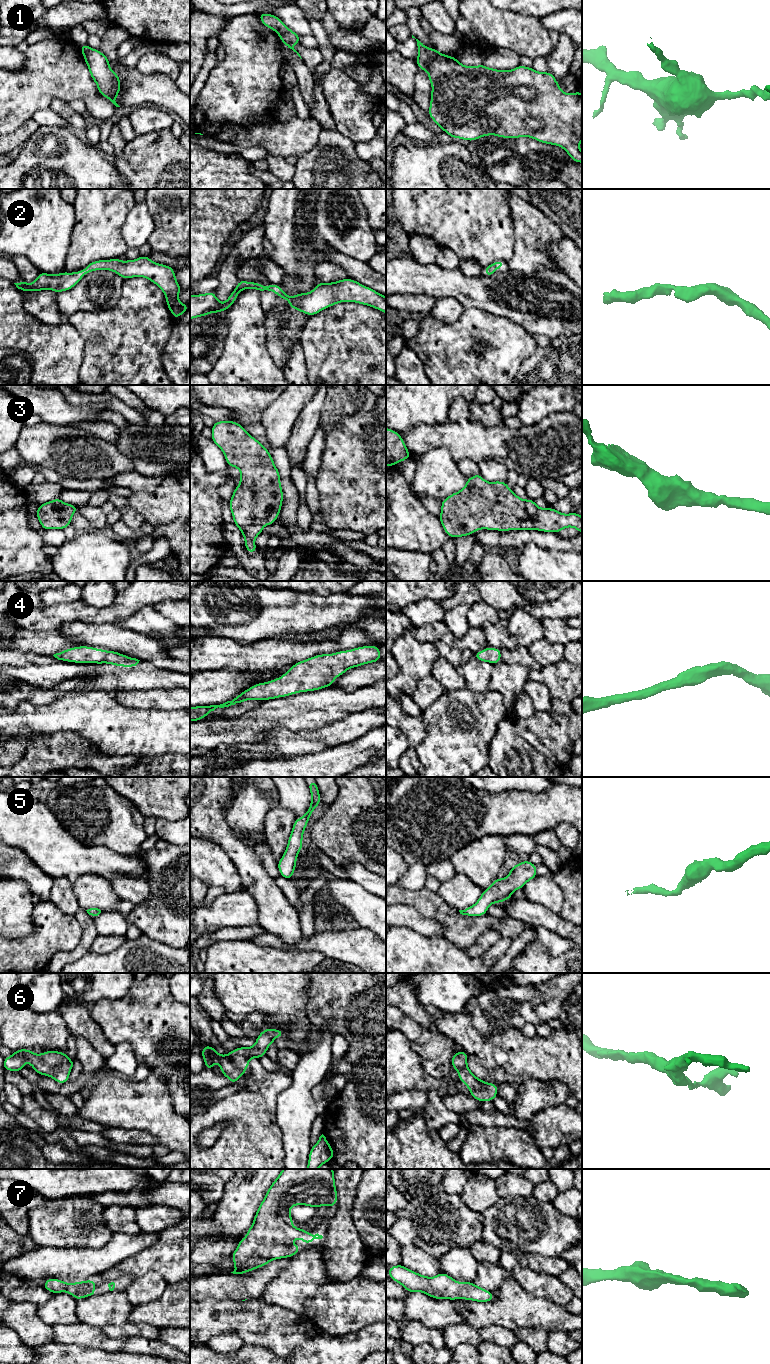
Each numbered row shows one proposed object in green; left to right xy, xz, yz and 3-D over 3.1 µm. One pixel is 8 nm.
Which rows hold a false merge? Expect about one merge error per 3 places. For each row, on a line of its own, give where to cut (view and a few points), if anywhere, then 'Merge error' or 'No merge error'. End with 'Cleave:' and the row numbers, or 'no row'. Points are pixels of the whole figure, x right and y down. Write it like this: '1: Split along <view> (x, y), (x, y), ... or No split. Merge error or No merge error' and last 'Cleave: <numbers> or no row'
1: No split. No merge error
2: No split. No merge error
3: No split. No merge error
4: No split. No merge error
5: No split. No merge error
6: No split. No merge error
7: No split. No merge error
Cleave: no row

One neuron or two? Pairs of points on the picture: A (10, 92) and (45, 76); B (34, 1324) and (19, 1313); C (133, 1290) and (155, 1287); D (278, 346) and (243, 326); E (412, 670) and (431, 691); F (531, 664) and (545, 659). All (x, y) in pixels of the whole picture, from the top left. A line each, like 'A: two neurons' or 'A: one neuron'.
A: one neuron
B: one neuron
C: one neuron
D: two neurons
E: two neurons
F: two neurons

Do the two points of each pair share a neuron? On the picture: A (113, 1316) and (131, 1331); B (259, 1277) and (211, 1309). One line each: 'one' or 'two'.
A: two
B: two

